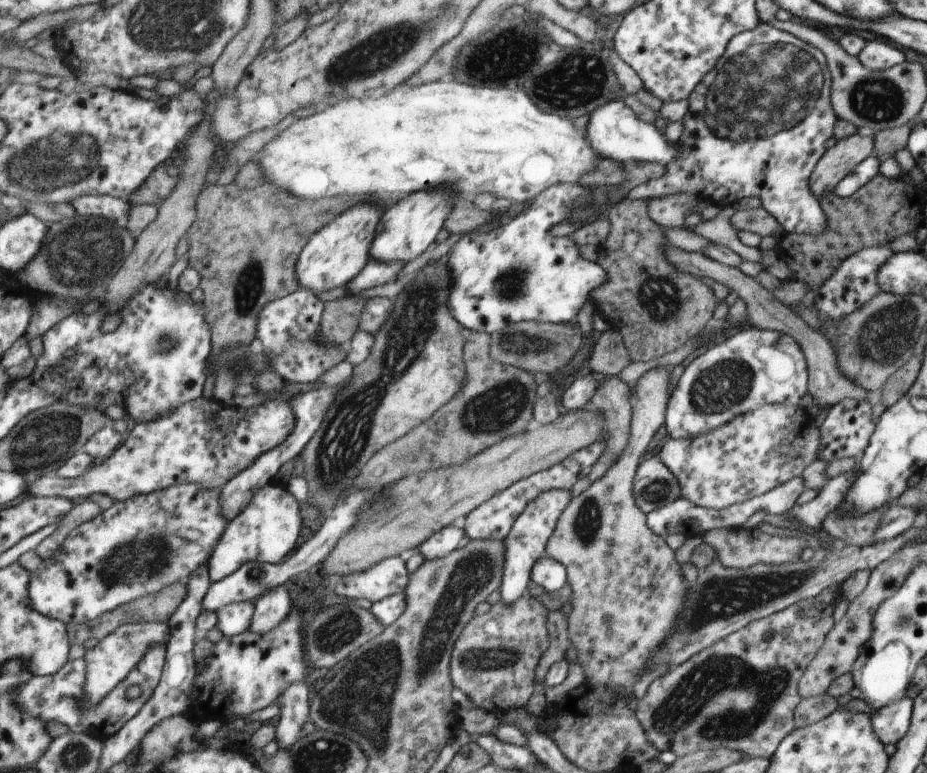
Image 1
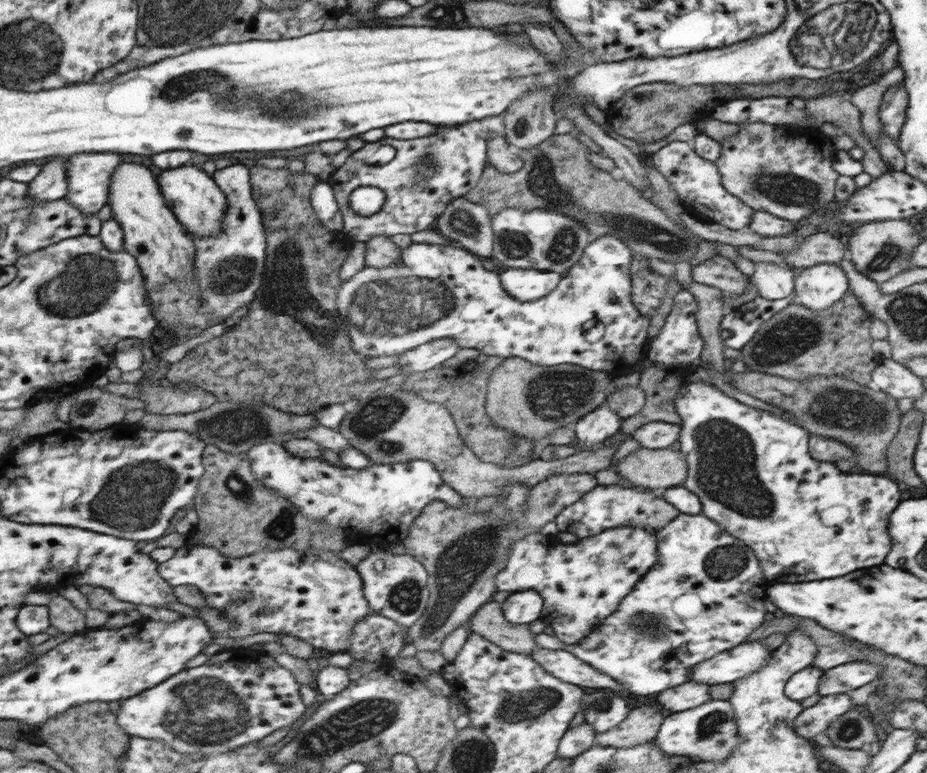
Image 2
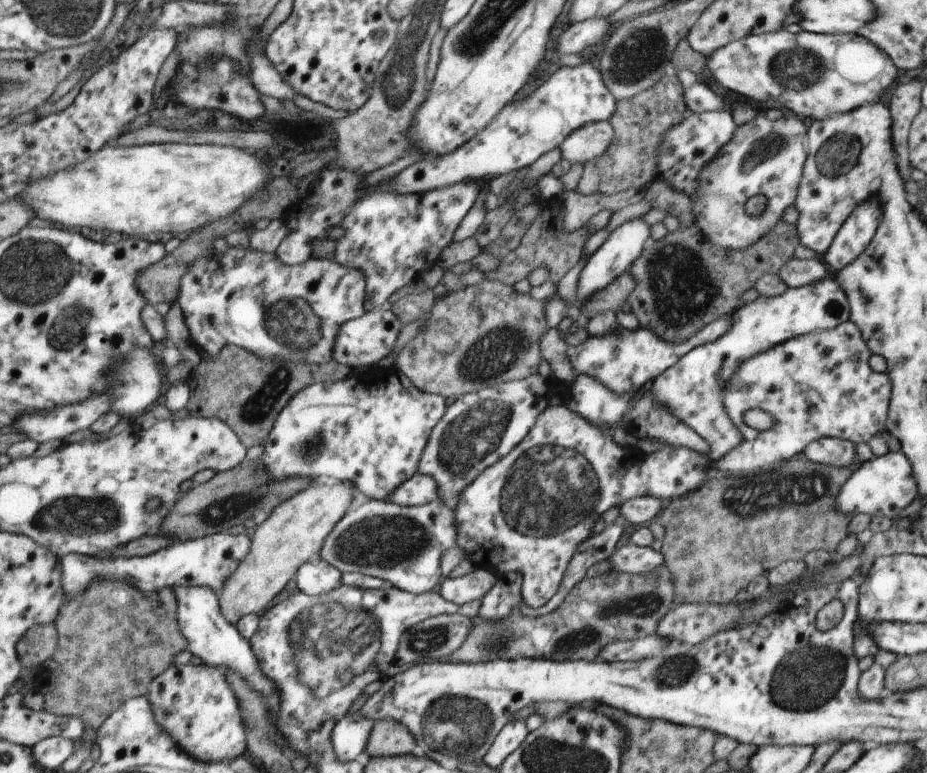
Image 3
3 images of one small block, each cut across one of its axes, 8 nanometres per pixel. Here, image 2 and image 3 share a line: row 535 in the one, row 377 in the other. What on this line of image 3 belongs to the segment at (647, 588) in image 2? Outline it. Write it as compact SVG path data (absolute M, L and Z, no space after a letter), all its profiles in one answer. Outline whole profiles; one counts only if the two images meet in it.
M830 271L827 277L811 282L803 287L787 287L783 294L777 297L757 297L756 300L741 306L740 310L732 317L730 330L717 341L698 345L689 354L673 366L673 370L665 370L665 374L659 374L646 386L646 390L652 394L654 401L661 401L670 412L680 419L684 424L693 430L708 445L708 454L714 458L722 458L725 454L733 451L741 442L742 434L731 420L731 415L727 411L723 402L723 394L732 375L740 368L740 363L753 354L768 350L774 345L788 341L792 337L825 331L835 326L841 325L850 318L849 298L846 298L845 290L837 282L834 274Z

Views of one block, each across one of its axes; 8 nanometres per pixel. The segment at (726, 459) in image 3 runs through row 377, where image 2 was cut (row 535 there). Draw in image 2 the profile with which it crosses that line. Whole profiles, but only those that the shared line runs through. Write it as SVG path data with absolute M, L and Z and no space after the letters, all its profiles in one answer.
M701 380L687 384L677 392L675 396L675 413L679 416L681 424L679 441L679 452L683 454L685 463L688 464L688 476L682 486L689 492L699 497L701 503L701 515L709 517L710 520L719 524L737 540L741 540L753 550L754 556L760 562L763 576L770 582L793 584L793 582L809 582L809 580L823 580L848 575L849 572L857 571L871 566L884 563L888 552L891 550L892 542L888 536L888 518L896 510L897 504L905 500L905 492L901 492L901 484L893 478L880 477L878 474L844 473L839 471L834 463L817 460L809 452L809 431L791 423L767 410L760 410L738 402L725 393L716 389L713 385Z

